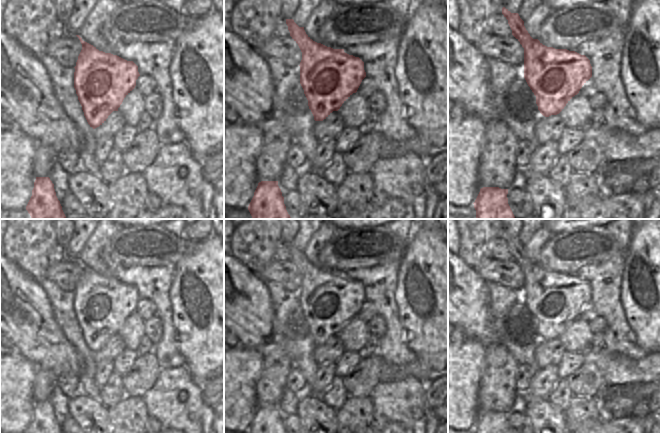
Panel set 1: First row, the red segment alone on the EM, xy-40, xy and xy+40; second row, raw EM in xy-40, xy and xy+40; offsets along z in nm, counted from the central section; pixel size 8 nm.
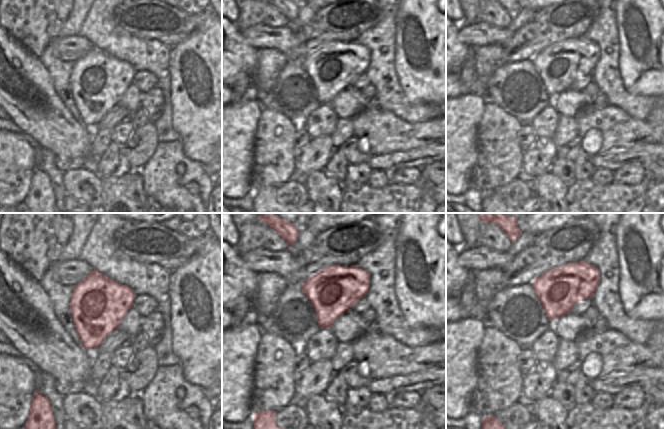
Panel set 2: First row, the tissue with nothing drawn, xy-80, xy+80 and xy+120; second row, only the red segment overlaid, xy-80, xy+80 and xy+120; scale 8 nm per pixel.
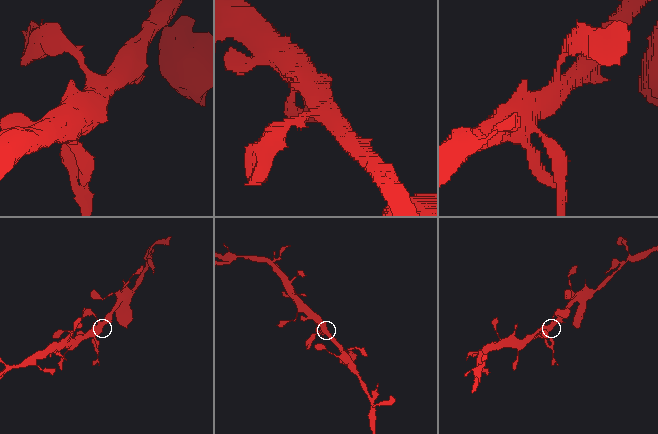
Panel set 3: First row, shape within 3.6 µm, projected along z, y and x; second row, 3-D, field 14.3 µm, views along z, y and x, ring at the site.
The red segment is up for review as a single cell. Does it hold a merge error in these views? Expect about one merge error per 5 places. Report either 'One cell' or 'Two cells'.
One cell.

